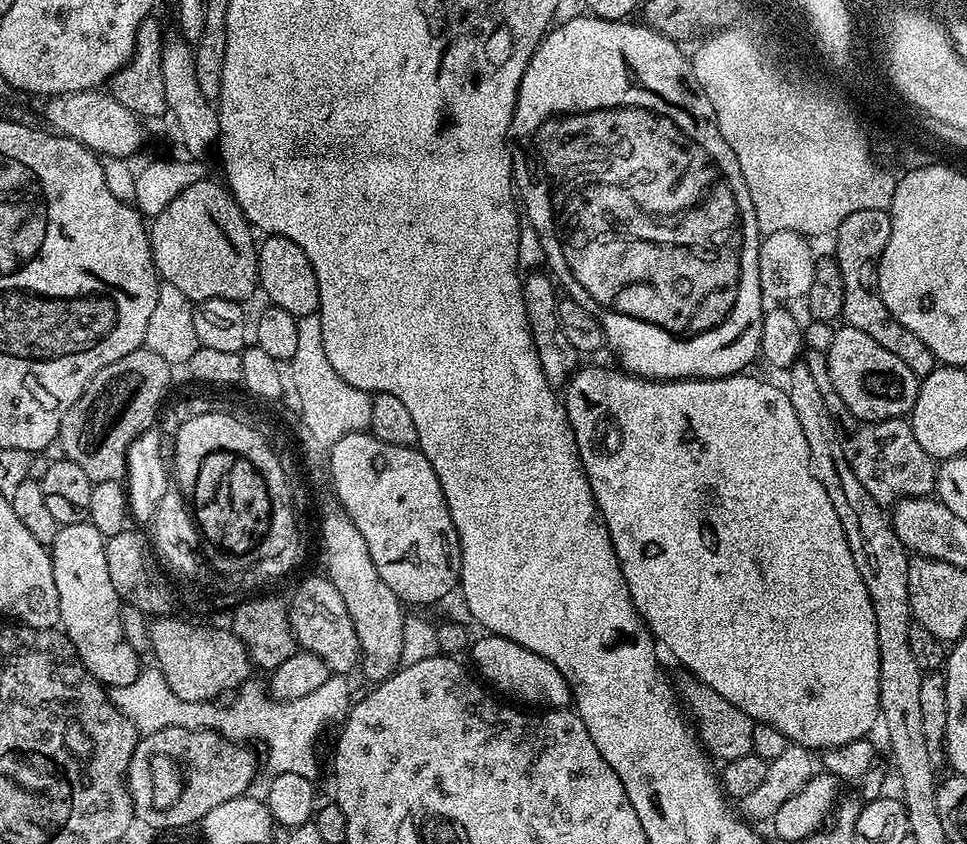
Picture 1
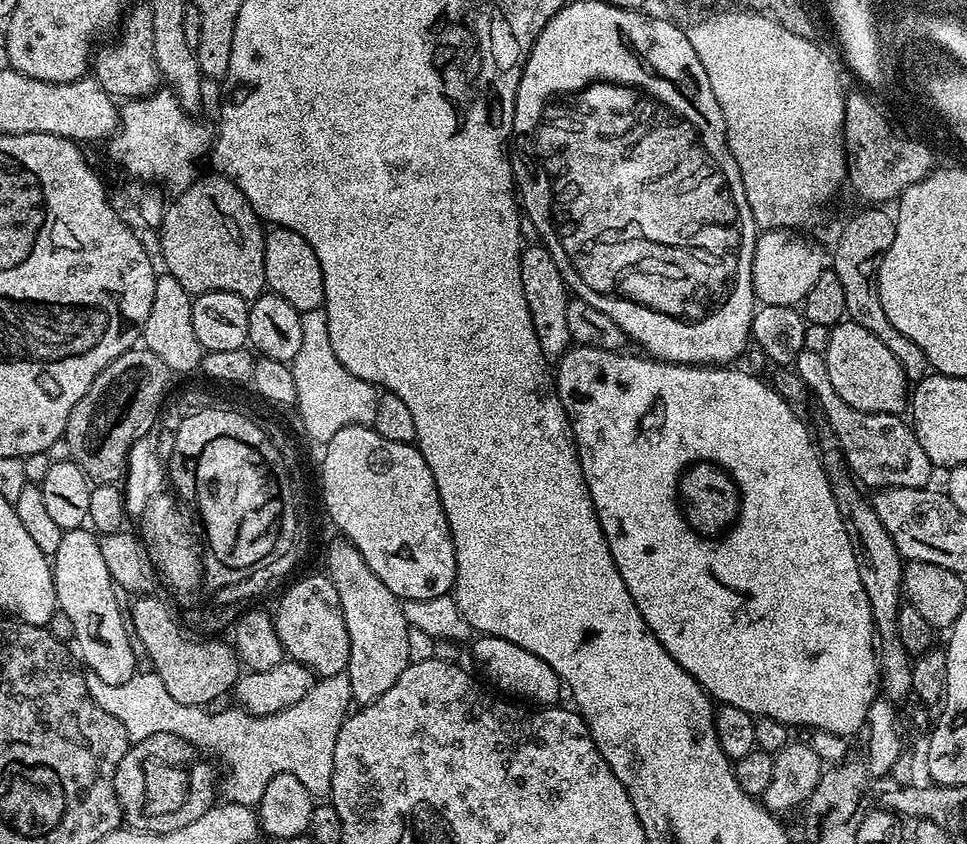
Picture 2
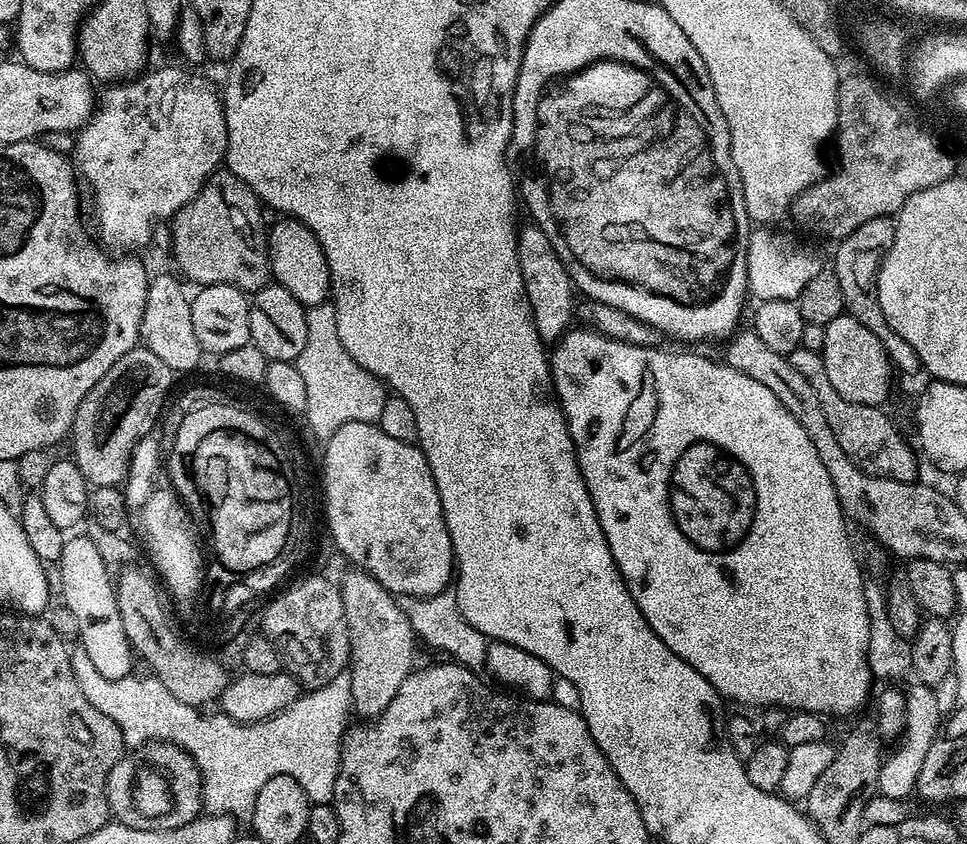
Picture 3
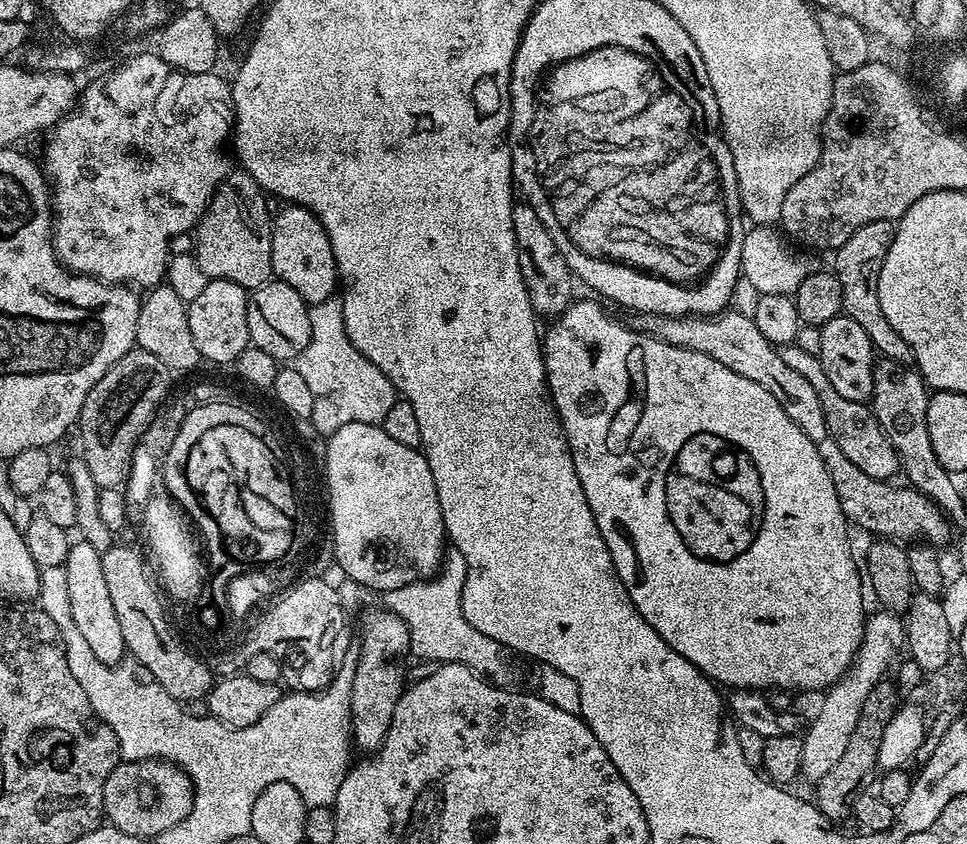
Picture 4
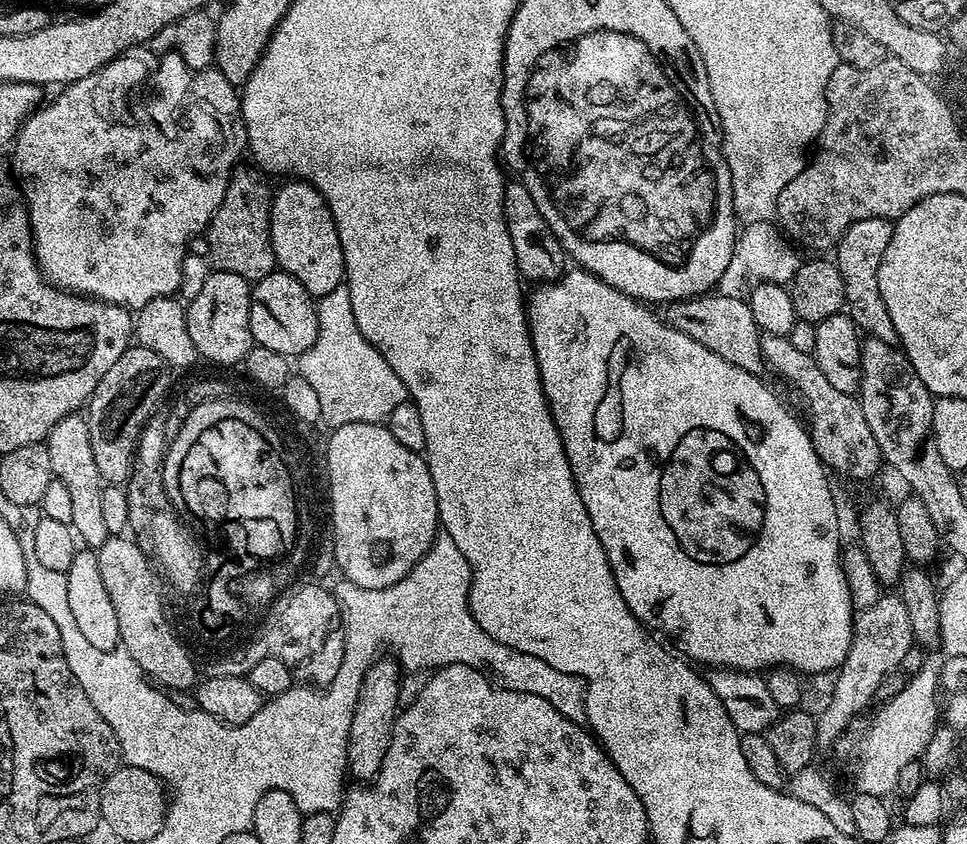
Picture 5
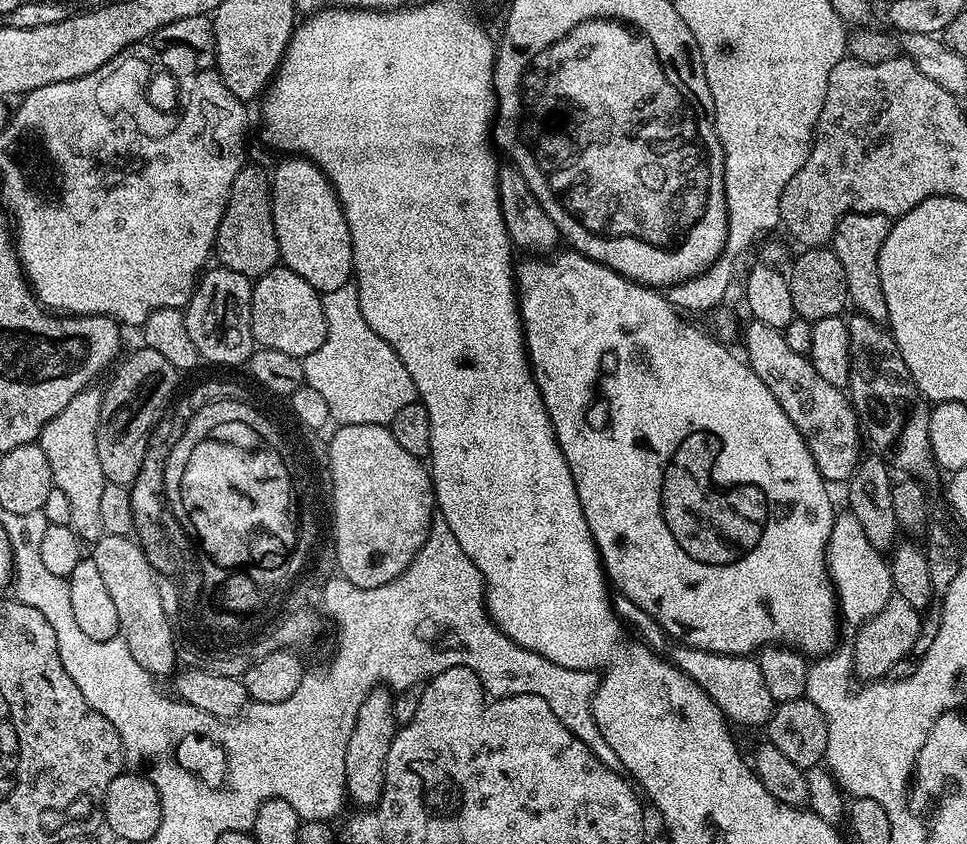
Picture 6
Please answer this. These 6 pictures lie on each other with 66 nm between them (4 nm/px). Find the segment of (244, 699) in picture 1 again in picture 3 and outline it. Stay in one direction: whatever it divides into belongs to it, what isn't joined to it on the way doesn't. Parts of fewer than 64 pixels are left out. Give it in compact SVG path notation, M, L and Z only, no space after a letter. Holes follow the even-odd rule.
M81 647L72 652L72 669L90 706L102 710L102 714L106 714L106 718L110 718L110 722L114 722L114 726L122 730L125 749L163 742L177 744L182 751L190 754L190 758L194 758L200 771L202 804L213 816L230 816L240 822L247 821L254 810L258 790L262 790L262 786L266 786L266 782L270 782L270 778L278 774L286 774L299 782L312 804L329 803L334 795L334 782L340 769L340 743L350 727L348 715L351 717L354 712L347 671L340 672L338 678L326 682L326 686L305 691L294 703L286 706L286 710L268 720L257 724L240 724L223 714L203 716L199 707L178 702L178 698L174 698L174 694L170 694L170 690L166 690L166 686L162 686L162 682L151 674L133 674L117 680L102 678L102 674L94 670L94 662L86 658L86 650Z

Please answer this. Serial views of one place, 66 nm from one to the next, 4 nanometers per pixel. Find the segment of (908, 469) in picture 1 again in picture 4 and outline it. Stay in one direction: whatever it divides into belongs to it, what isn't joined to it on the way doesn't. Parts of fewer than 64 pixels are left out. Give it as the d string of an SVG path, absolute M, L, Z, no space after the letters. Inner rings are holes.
M795 343L781 347L780 353L782 362L786 362L786 366L798 370L798 374L802 374L802 378L806 378L806 382L810 382L810 386L814 386L814 390L818 392L822 410L826 414L826 426L830 430L834 442L838 442L842 454L846 454L846 458L850 458L850 462L854 462L858 466L858 470L866 470L866 474L870 474L870 478L891 481L892 475L895 472L897 475L901 471L900 459L896 456L896 448L890 446L882 426L878 426L871 407L858 400L842 398L842 394L838 394L838 390L834 390L834 386L830 386L830 378L826 378L826 370L822 370L819 356L806 354L806 350L802 350Z

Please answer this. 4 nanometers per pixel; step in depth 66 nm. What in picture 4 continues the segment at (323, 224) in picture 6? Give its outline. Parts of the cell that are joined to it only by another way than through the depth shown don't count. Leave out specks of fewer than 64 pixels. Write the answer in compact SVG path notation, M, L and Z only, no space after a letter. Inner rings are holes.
M289 203L272 217L272 274L294 286L309 306L333 299L338 292L334 250L322 222L308 208Z

